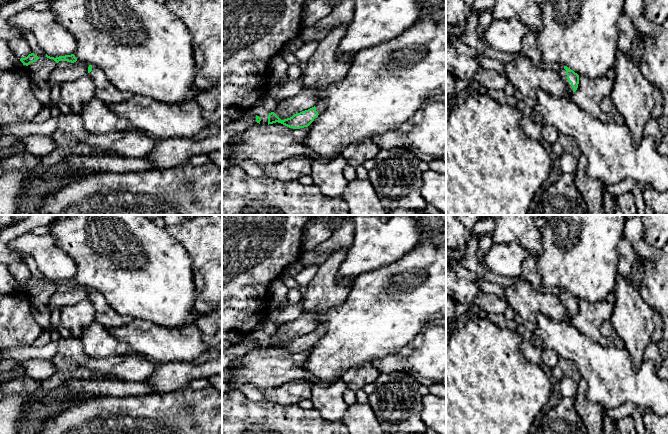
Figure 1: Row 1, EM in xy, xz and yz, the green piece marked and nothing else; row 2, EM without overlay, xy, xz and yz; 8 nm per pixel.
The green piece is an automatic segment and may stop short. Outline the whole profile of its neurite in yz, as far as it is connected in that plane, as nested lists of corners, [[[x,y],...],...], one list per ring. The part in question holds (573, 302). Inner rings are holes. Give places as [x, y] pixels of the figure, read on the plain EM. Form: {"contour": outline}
{"contour": [[[561,290],[559,299],[563,306],[567,309],[569,317],[573,317],[577,314],[579,308],[579,299],[567,290]]]}

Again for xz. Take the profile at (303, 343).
{"contour": [[[322,324],[319,325],[314,331],[294,338],[292,341],[284,344],[281,344],[274,336],[271,336],[268,339],[268,349],[278,346],[293,353],[308,351],[324,334],[325,326]]]}

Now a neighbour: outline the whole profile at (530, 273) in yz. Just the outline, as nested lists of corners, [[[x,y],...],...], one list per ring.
[[[528,257],[522,263],[522,277],[534,288],[541,293],[550,293],[559,296],[561,290],[557,287],[547,288],[543,285],[536,259]]]

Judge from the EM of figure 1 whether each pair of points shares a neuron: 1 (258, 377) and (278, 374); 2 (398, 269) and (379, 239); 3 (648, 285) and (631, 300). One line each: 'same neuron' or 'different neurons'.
1: same neuron
2: different neurons
3: different neurons

